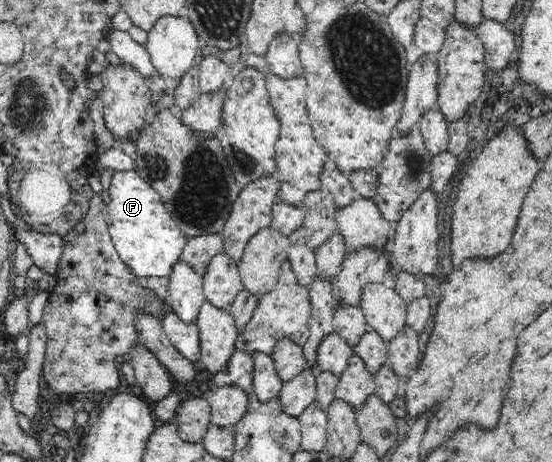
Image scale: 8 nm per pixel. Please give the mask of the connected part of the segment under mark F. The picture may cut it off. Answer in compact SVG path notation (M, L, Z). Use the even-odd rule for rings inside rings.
M136 170L117 171L112 176L109 186L109 197L111 201L107 205L108 230L119 257L128 265L131 271L138 277L168 277L173 265L180 260L184 245L188 238L179 229L177 222L165 209L163 200L158 191L151 187Z

